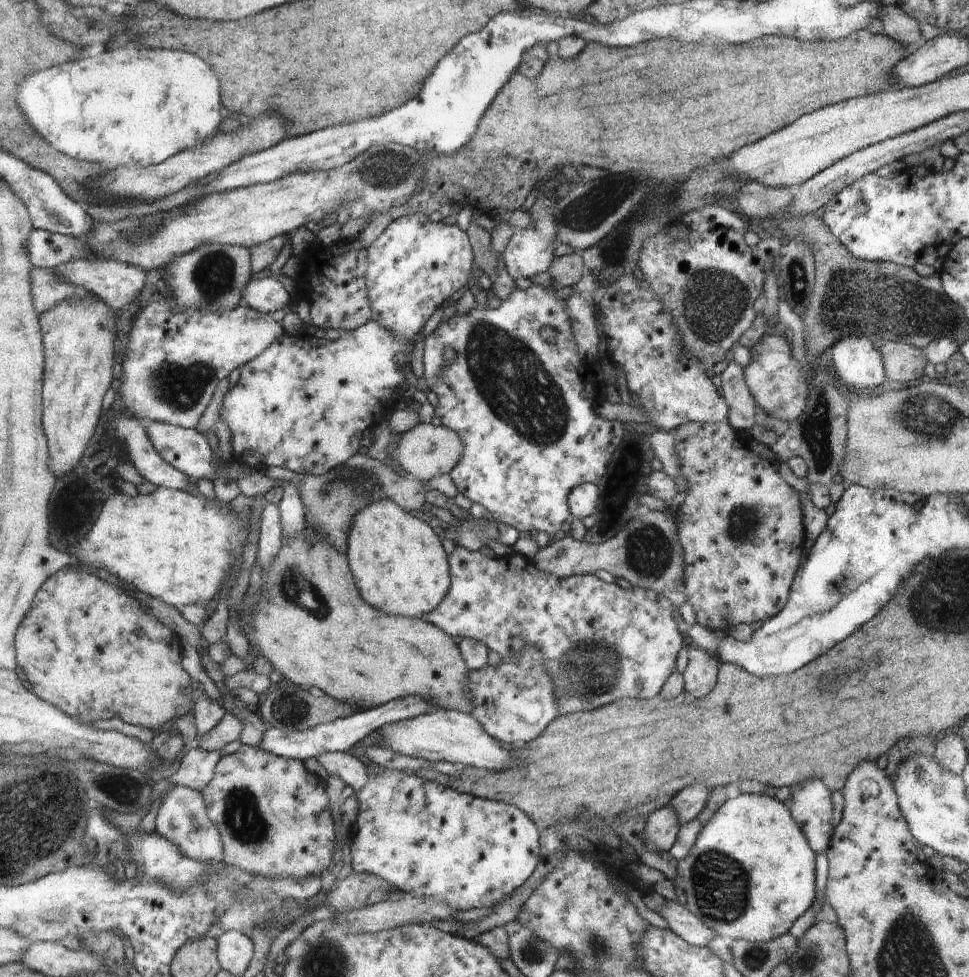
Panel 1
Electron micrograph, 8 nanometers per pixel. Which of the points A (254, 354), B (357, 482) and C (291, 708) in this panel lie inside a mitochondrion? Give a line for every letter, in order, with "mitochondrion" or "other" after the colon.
A: other
B: mitochondrion
C: mitochondrion

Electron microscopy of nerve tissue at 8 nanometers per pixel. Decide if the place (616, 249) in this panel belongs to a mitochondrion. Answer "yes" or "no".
yes

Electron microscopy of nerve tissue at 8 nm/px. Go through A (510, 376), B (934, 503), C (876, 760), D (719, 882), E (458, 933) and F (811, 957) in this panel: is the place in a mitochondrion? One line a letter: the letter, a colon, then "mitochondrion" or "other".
A: mitochondrion
B: other
C: other
D: mitochondrion
E: other
F: mitochondrion

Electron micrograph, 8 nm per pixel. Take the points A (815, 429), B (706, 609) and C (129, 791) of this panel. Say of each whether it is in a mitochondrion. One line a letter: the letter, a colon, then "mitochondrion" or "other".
A: mitochondrion
B: other
C: mitochondrion

